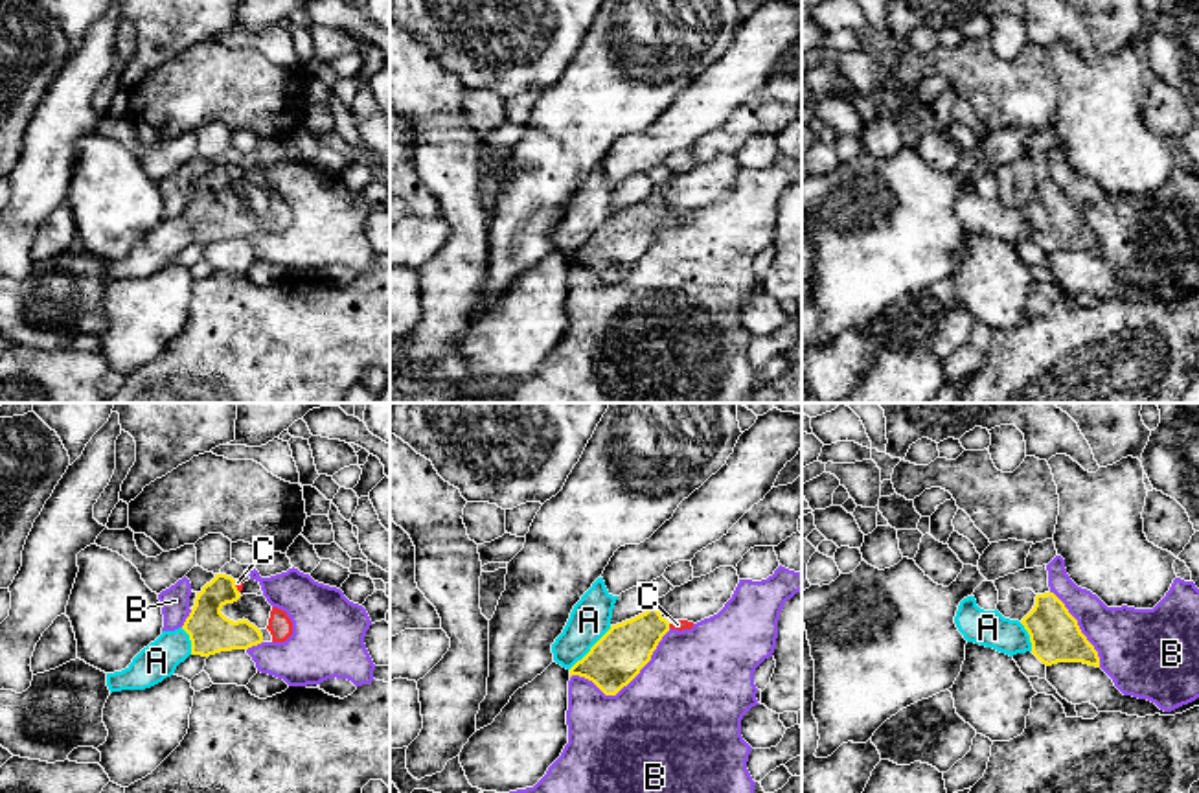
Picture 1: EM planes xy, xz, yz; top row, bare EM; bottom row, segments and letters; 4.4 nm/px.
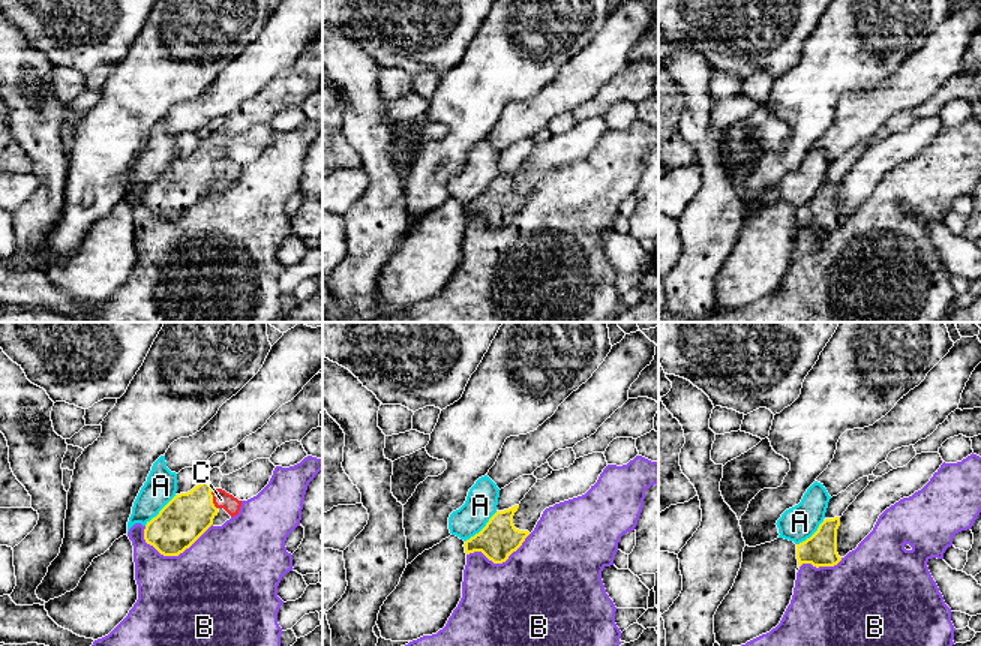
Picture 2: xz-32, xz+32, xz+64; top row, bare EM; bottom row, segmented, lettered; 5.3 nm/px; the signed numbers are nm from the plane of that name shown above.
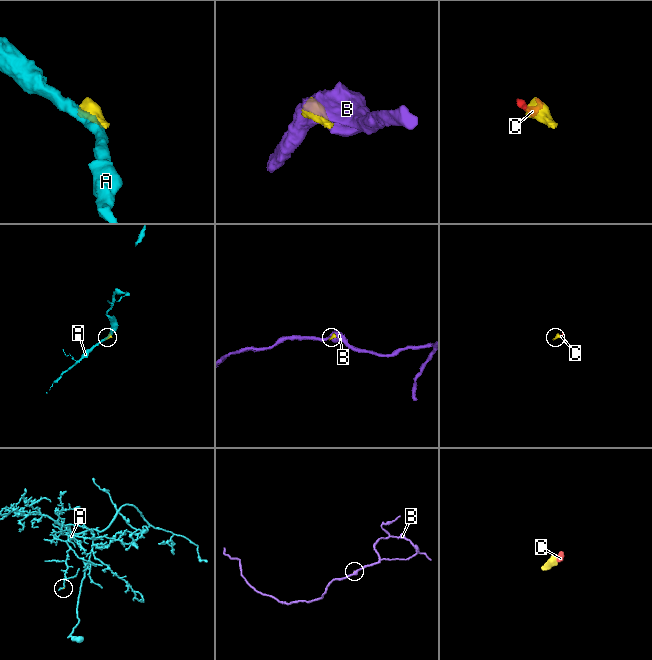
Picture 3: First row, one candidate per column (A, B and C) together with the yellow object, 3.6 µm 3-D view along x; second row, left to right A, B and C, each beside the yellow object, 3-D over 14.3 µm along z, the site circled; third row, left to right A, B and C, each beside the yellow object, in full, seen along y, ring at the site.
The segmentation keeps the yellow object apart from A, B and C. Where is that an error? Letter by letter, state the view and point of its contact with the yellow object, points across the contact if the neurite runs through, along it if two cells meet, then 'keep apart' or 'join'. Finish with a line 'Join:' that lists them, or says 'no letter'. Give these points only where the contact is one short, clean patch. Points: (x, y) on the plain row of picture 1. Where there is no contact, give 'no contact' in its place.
A: meets yellow in xz at (591, 236); keep apart
B: meets yellow in xz at (626, 273); keep apart
C: meets yellow in xy at (234, 173); join
Join: C

